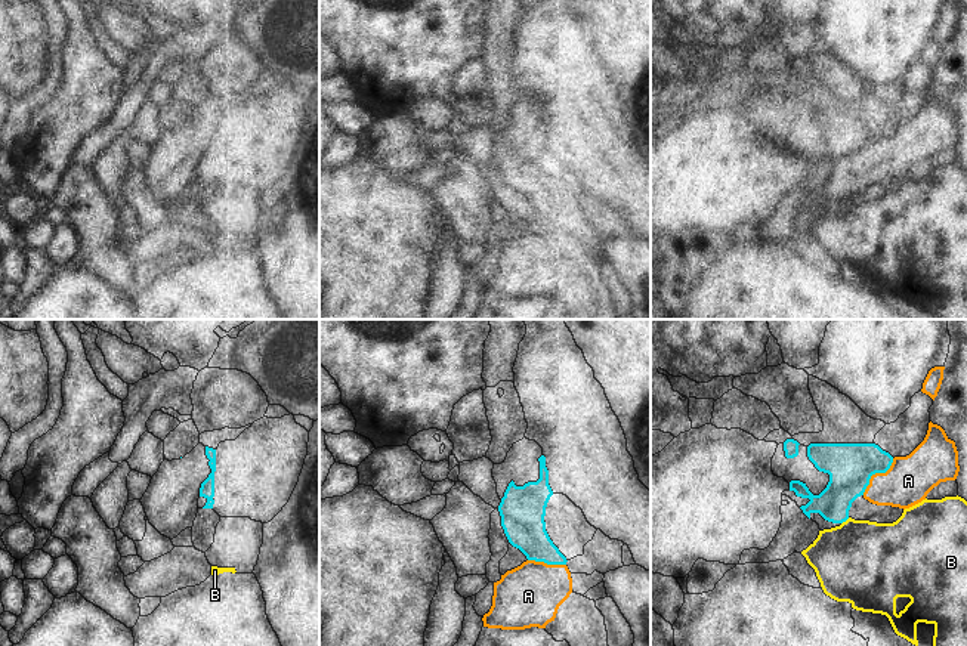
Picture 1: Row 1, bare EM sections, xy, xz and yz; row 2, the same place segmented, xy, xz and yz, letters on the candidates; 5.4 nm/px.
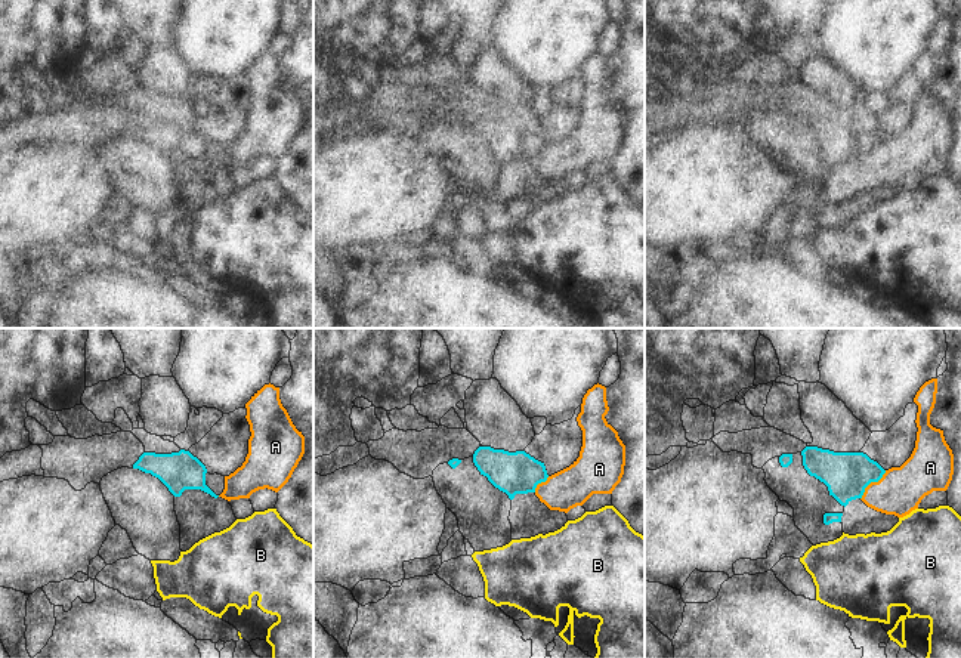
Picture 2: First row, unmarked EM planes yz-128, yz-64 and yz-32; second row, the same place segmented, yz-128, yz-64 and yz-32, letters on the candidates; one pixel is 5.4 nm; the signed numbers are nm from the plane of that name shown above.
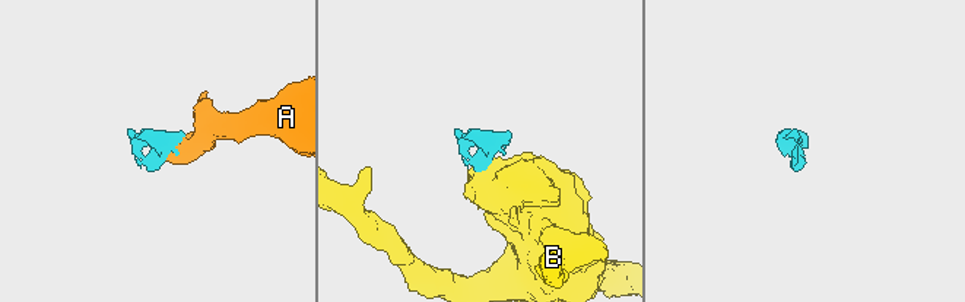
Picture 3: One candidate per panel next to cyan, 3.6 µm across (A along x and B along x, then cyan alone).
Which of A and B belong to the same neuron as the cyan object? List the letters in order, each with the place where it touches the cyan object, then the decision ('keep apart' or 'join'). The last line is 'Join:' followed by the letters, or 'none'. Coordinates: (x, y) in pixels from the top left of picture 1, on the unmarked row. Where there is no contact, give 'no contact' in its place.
A: meets cyan in yz at (876, 141); keep apart
B: meets cyan in yz at (845, 189); keep apart
Join: none

